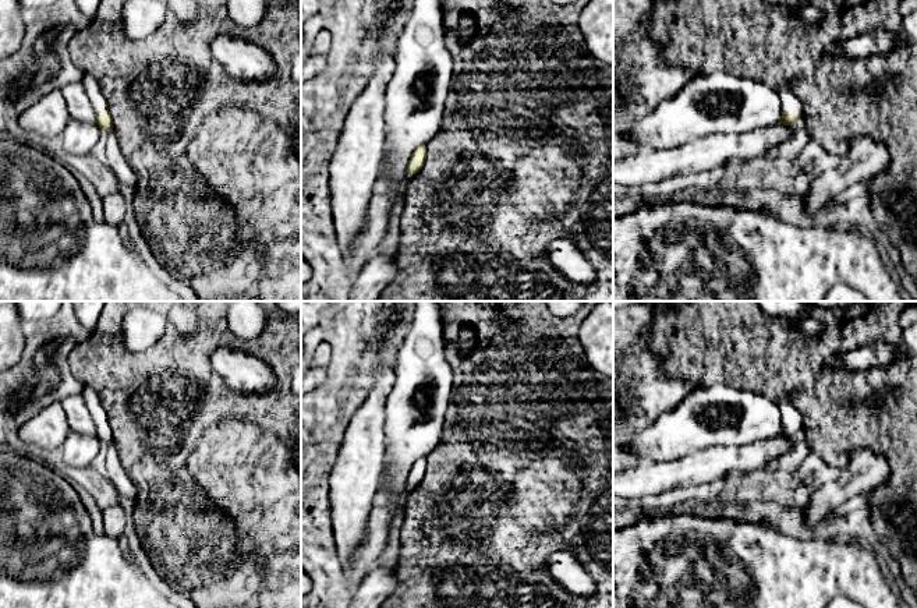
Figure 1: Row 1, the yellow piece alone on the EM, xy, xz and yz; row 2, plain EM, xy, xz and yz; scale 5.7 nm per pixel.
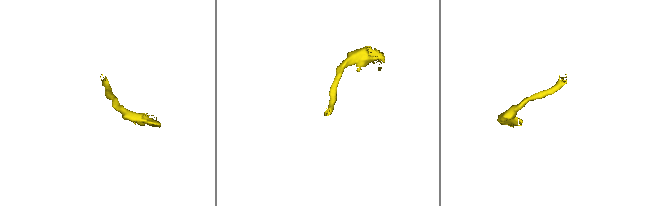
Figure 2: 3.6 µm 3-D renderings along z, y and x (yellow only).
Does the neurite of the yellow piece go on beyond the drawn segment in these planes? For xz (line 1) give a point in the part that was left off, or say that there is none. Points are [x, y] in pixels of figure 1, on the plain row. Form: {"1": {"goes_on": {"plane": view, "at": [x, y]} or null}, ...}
{"1": {"goes_on": null}}

